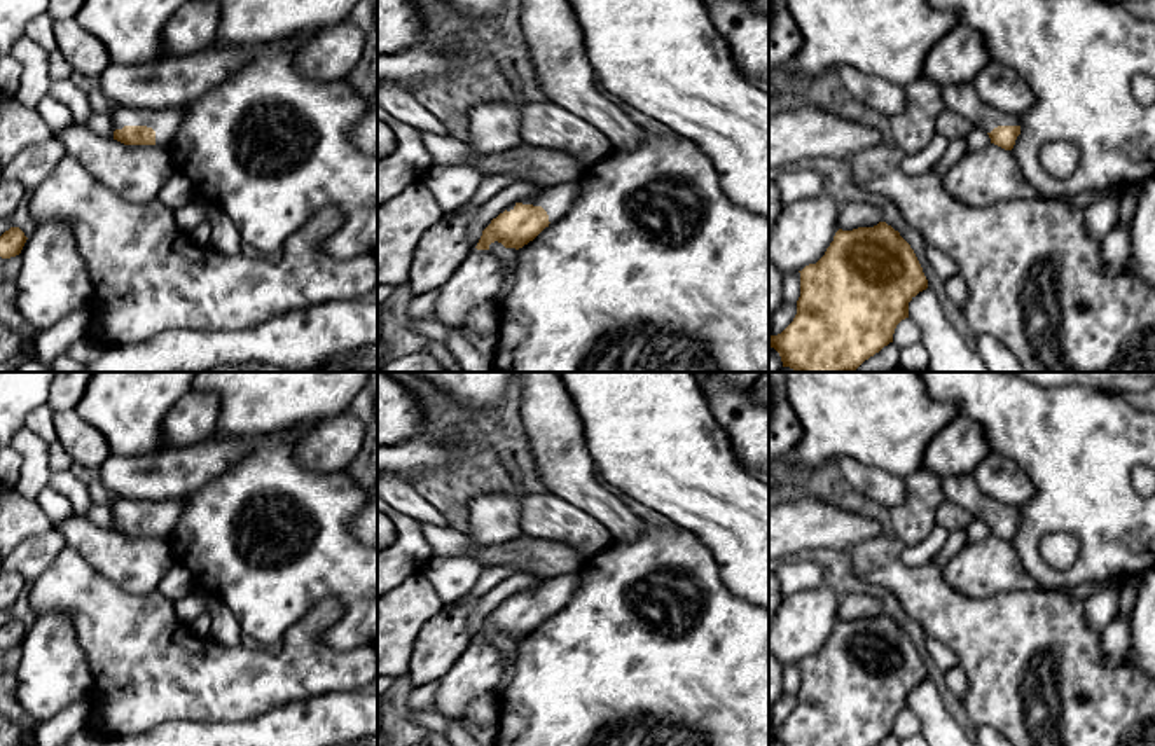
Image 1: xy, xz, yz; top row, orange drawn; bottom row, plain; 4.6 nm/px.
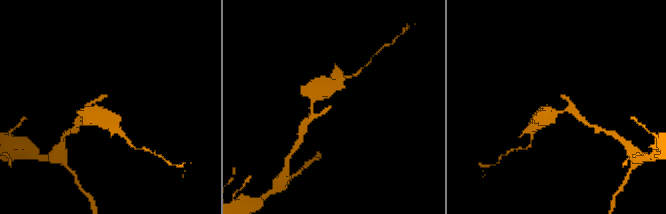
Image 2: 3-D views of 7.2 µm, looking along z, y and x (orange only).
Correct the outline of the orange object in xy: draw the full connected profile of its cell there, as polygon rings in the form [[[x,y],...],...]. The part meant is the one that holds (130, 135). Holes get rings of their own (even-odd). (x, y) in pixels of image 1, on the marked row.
[[[117,107],[112,112],[114,140],[124,145],[168,147],[183,119],[183,107],[135,110]]]

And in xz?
[[[580,180],[543,187],[542,192],[508,204],[482,231],[477,250],[489,250],[498,241],[505,248],[522,248],[545,227],[568,213],[580,194]]]

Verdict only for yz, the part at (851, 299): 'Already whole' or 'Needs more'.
Already whole

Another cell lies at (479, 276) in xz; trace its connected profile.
[[[472,248],[460,267],[439,288],[439,320],[444,325],[463,328],[470,311],[500,292],[505,280],[503,262],[508,255],[515,257],[517,250],[507,248],[505,255],[498,255],[491,250]]]

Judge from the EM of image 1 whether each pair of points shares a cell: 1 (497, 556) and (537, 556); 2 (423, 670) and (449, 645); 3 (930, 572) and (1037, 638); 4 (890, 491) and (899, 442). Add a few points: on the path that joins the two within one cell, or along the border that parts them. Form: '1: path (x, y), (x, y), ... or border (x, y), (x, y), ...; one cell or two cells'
1: path (507, 556), (526, 556); one cell
2: path (430, 663), (442, 650); one cell
3: path (947, 601), (975, 629), (993, 638), (1007, 638); one cell
4: border (855, 458), (865, 465), (897, 474), (902, 479); two cells

